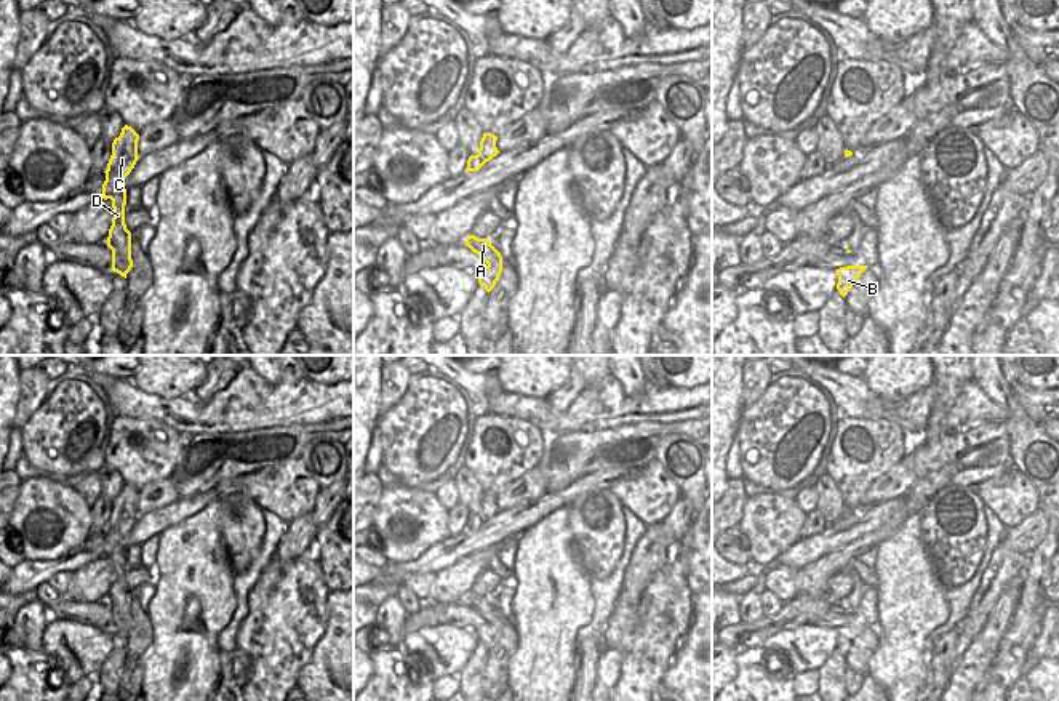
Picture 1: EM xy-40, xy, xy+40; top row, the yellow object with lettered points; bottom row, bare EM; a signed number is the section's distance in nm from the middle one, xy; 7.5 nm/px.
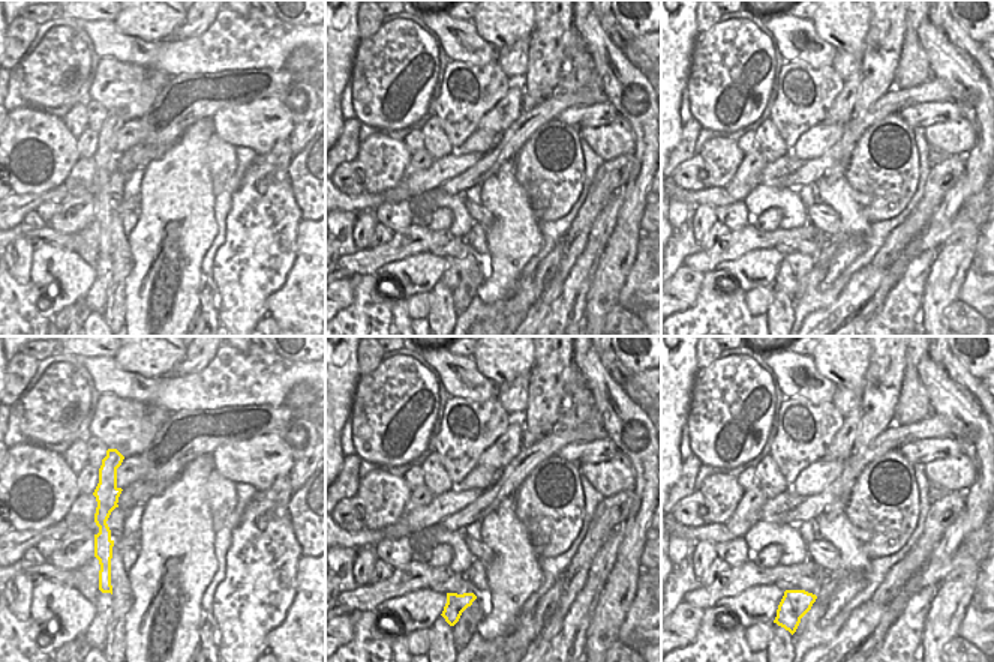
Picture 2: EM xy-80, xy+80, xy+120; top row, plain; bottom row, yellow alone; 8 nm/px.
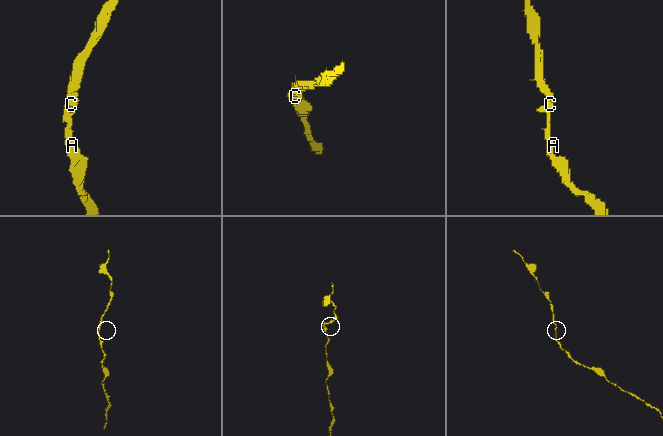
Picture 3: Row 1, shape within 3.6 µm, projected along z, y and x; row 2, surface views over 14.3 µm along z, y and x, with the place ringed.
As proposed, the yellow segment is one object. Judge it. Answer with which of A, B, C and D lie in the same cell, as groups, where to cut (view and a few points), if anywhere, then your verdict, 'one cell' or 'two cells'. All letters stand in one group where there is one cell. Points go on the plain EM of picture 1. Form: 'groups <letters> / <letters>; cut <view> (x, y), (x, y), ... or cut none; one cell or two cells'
groups A B C D; cut none; one cell

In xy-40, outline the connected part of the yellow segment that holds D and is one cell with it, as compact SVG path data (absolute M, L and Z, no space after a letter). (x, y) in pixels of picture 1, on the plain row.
M128 483L122 487L112 501L112 514L107 522L102 557L112 559L114 576L109 587L107 605L112 608L112 629L126 637L133 626L131 591L125 583L126 547L125 536L138 520L139 493Z

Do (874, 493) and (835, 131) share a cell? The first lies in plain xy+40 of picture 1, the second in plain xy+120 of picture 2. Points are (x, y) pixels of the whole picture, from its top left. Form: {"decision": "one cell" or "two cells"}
{"decision": "two cells"}

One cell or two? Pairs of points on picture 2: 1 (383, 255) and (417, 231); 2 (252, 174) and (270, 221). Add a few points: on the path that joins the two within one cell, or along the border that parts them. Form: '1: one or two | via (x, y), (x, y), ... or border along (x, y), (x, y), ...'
1: one | via (392, 246), (404, 231), (408, 231)
2: one | via (252, 186), (263, 209)

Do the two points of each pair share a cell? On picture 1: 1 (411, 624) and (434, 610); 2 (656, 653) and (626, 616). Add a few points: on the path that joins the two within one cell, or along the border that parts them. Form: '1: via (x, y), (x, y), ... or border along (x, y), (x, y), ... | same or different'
1: via (416, 621), (429, 613) | same
2: via (647, 644), (632, 626) | same

